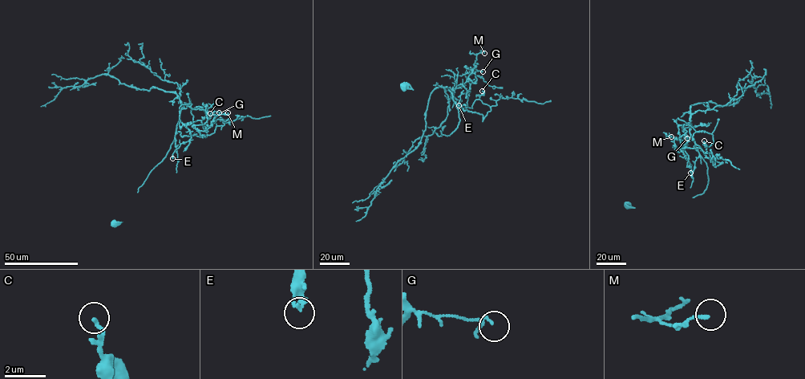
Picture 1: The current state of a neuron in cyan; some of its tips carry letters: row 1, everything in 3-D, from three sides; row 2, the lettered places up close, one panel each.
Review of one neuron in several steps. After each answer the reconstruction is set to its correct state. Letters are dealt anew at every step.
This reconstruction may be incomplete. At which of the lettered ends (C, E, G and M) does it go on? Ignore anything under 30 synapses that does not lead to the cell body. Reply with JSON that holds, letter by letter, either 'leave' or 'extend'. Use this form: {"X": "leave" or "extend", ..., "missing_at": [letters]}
{"C": "leave", "E": "leave", "G": "leave", "M": "leave", "missing_at": []}

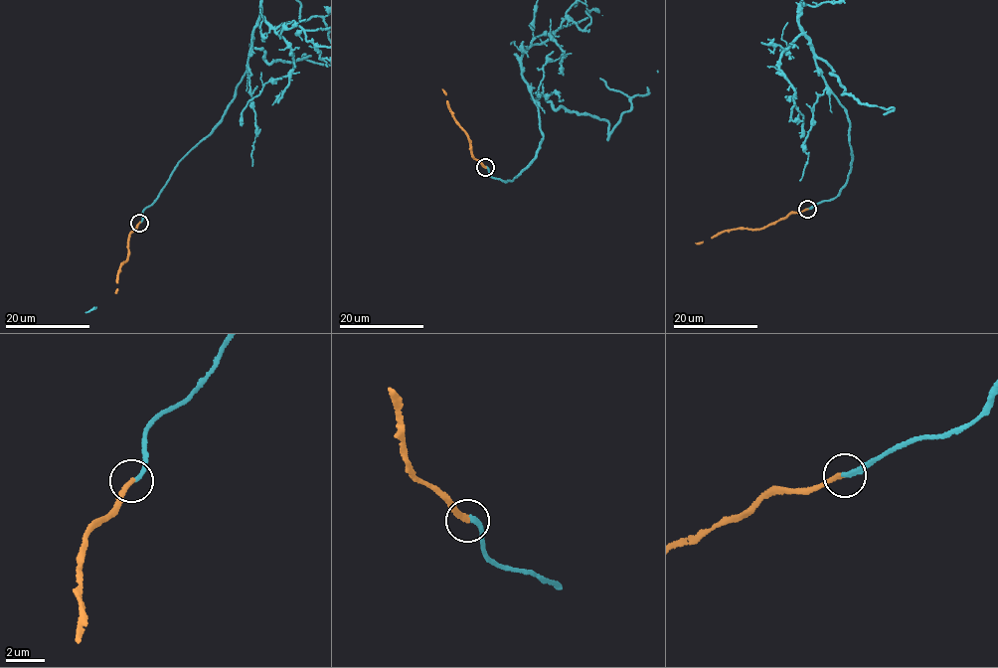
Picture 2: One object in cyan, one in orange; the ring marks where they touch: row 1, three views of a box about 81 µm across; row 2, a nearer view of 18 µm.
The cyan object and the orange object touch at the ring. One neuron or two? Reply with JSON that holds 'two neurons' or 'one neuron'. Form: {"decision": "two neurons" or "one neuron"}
{"decision": "one neuron"}

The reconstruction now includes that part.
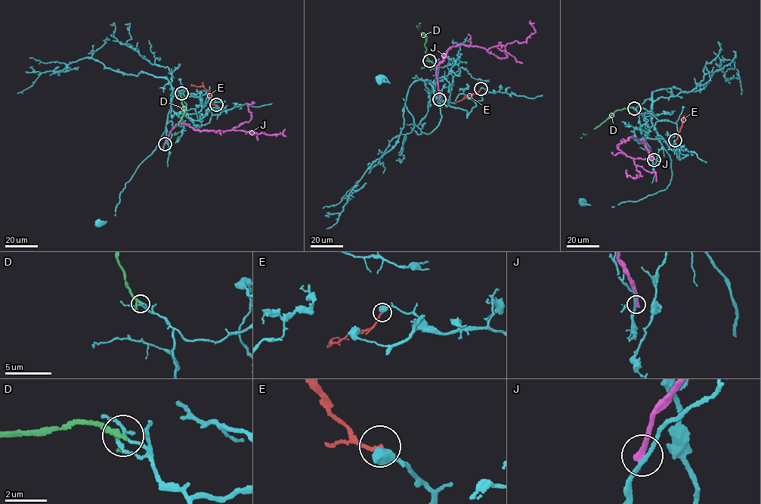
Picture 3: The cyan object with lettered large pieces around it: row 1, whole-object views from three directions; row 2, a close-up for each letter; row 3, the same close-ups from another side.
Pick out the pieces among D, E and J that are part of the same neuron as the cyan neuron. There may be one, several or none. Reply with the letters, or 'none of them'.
none of them

